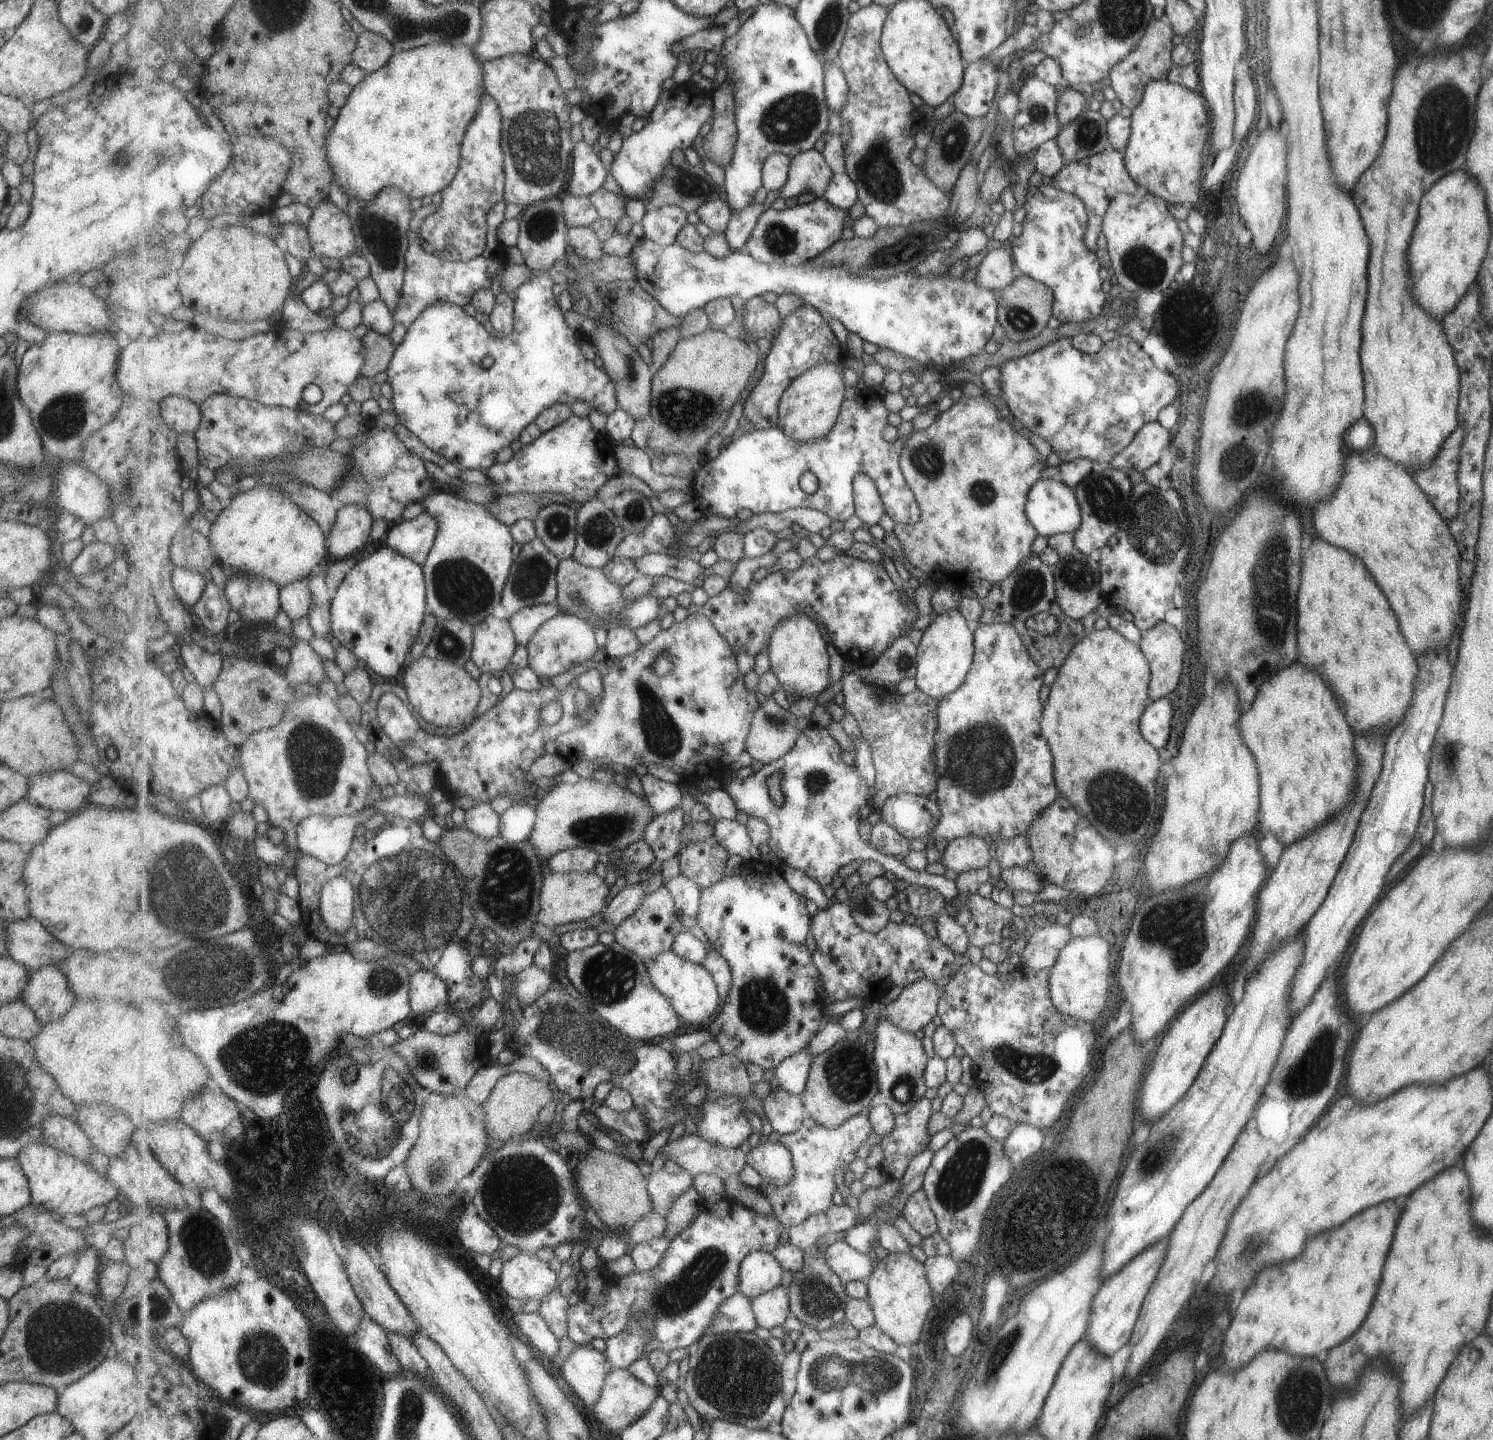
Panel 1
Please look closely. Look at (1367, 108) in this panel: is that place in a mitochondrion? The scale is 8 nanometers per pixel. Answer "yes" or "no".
no

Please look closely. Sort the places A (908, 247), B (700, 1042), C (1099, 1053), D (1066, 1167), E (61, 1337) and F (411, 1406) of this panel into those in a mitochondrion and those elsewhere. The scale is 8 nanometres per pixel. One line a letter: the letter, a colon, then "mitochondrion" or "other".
A: mitochondrion
B: other
C: other
D: other
E: mitochondrion
F: mitochondrion

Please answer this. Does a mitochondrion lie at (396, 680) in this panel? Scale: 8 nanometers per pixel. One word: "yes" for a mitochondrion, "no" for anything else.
no

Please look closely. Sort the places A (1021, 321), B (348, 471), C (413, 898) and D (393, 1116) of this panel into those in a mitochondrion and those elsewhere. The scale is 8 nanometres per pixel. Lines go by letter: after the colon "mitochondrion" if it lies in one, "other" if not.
A: mitochondrion
B: other
C: mitochondrion
D: mitochondrion

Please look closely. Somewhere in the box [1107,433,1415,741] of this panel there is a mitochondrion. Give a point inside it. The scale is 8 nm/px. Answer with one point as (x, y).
(1271, 594)

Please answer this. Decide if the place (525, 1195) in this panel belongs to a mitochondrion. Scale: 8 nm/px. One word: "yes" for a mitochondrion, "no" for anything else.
yes

